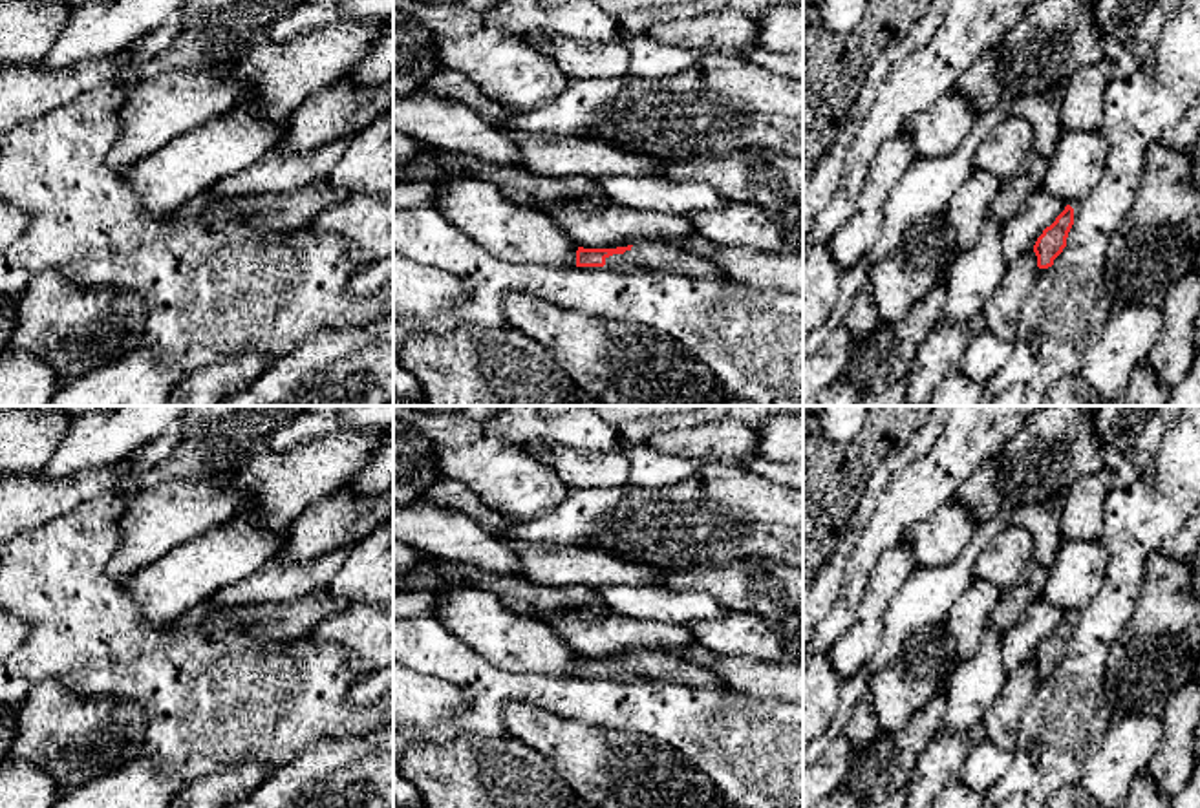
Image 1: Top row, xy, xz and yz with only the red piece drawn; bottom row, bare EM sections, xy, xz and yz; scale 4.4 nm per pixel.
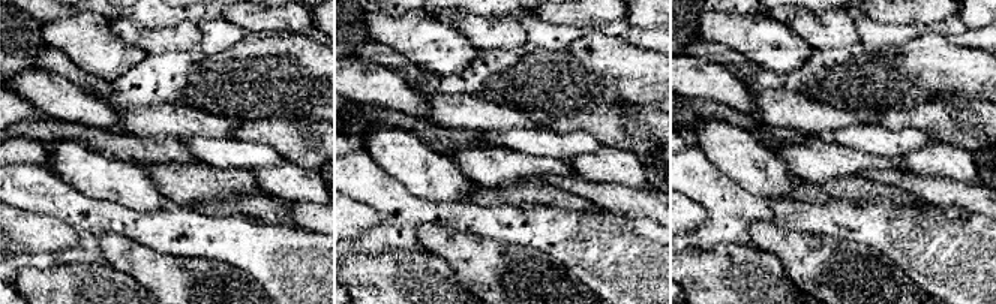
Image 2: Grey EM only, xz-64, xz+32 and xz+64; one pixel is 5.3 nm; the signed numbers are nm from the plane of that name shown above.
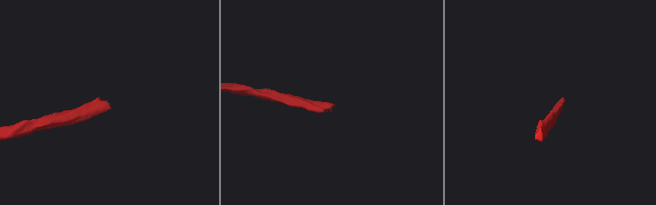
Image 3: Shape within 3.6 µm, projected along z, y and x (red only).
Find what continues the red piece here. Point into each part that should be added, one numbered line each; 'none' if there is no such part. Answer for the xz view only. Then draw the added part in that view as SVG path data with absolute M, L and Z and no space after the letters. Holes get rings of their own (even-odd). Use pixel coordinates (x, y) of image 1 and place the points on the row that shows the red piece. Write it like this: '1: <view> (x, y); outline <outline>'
1: xz (646, 255); outline M640 241L624 254L605 258L605 265L616 271L668 271L701 280L726 280L726 274L713 261L666 241Z

